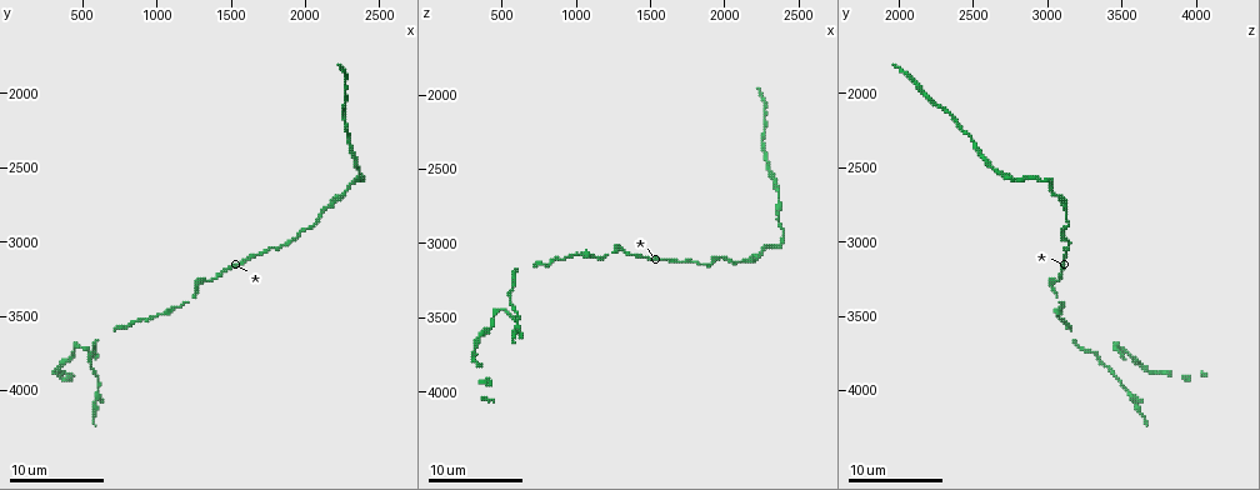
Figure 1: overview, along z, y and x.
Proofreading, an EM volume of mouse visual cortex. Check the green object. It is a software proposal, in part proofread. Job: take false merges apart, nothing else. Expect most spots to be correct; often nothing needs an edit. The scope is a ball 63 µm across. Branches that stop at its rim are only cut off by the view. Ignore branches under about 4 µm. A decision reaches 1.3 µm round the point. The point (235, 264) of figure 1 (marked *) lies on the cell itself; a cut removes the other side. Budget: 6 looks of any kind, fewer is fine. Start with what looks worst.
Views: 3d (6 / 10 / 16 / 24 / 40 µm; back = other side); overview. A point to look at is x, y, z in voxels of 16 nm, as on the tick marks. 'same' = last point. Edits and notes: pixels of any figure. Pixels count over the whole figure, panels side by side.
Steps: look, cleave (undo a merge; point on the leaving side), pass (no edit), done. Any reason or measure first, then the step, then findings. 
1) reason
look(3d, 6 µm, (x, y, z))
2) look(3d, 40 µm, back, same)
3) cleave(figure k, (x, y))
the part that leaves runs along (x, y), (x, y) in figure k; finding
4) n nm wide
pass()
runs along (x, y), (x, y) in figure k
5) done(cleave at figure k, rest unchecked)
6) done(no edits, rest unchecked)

thick turns thin
look(3d, 10 µm, (2360, 2560, 3020))

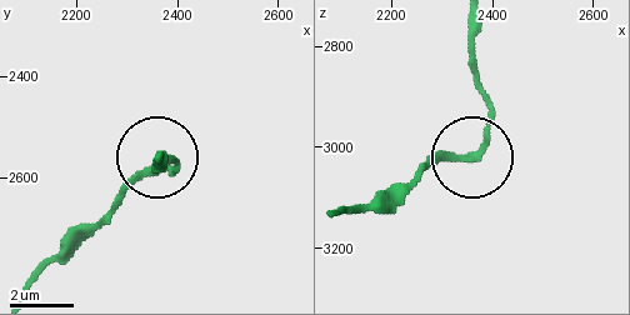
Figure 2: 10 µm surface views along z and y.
look(3d, 10 µm, back, same)

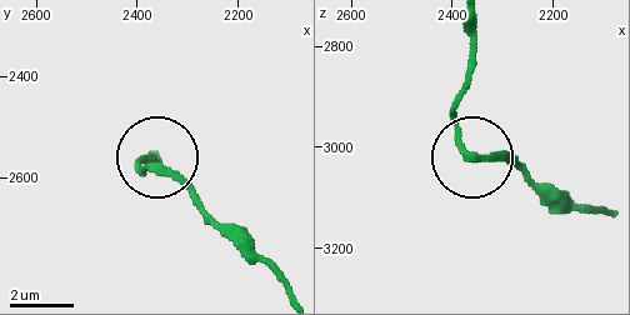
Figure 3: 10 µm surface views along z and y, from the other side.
pass()
runs along (608, 210), (470, 154), (461, 84) in figure 3; one cell here

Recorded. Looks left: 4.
calibre changes
look(3d, 16 µm, (2320, 2360, 2500))

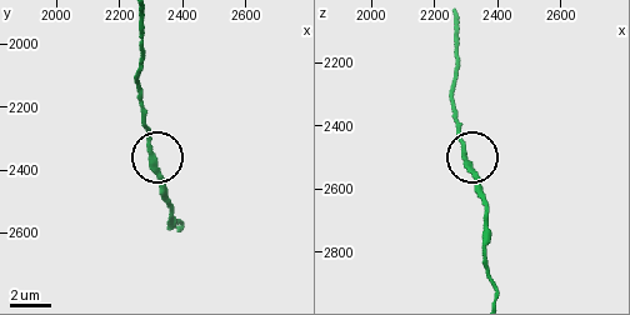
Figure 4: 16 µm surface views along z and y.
pass()
runs along (176, 230), (181, 225), (171, 225), (145, 111) in figure 4; continuous, no second cell

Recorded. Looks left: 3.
sudden change in width
look(3d, 16 µm, (980, 3520, 3080))

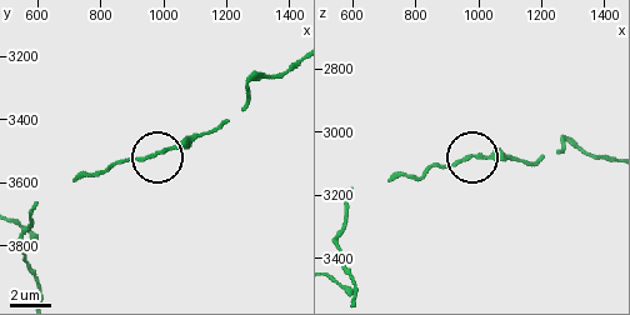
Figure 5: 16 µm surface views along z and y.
look(3d, 6 µm, (1000, 3510, 3070))

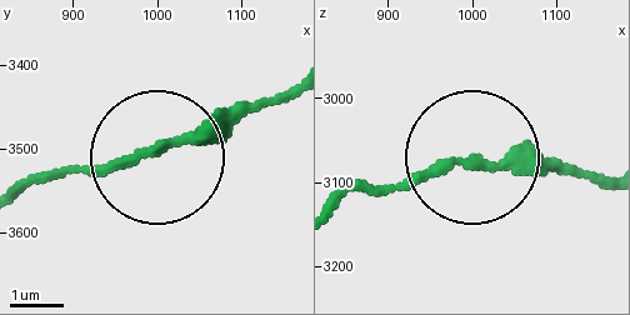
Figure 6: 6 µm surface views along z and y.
pass()
runs along (596, 178), (461, 159), (381, 190), (341, 190) in figure 6; one cell here

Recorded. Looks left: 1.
done(no edits, rest unchecked)

